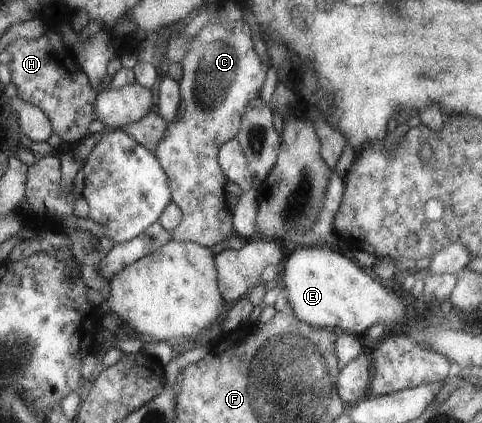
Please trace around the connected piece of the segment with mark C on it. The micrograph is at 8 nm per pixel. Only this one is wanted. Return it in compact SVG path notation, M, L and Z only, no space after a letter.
M236 20L230 30L214 24L202 26L186 42L186 52L178 63L182 68L182 78L178 84L180 103L174 119L167 123L162 140L154 146L152 156L169 181L170 201L180 210L182 216L178 226L171 232L171 239L191 241L210 248L226 240L228 236L234 235L230 216L226 214L227 206L224 199L226 178L218 168L216 154L224 142L235 139L240 126L240 114L246 102L259 95L258 86L264 80L266 66L260 66L260 58L256 56L250 42L250 30L242 20Z

